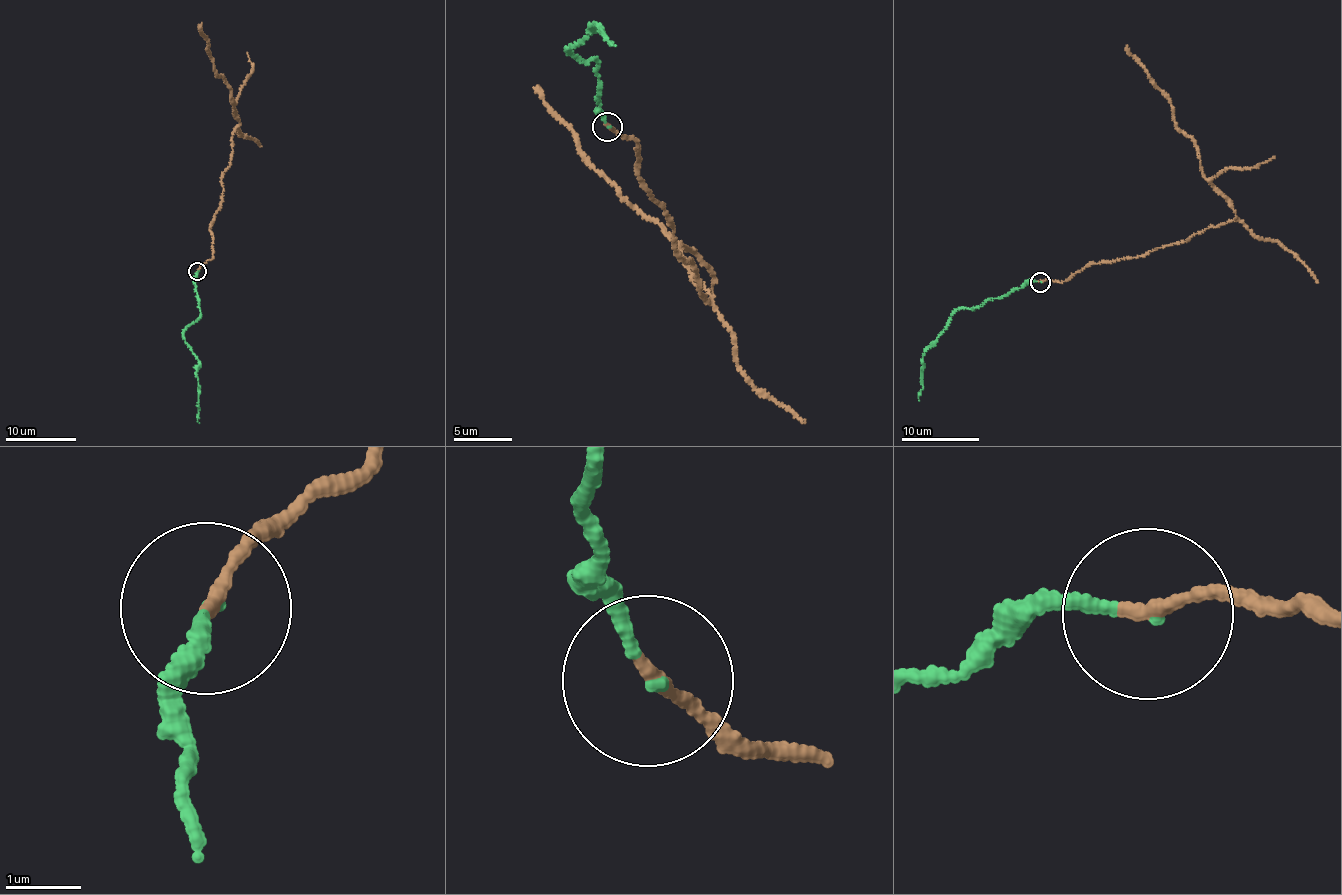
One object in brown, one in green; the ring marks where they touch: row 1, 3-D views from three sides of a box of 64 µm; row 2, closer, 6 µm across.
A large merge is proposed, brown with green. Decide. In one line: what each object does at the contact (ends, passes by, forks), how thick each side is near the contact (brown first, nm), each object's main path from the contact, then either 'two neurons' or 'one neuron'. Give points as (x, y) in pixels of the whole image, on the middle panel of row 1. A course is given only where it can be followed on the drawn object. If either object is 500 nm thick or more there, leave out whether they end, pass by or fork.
brown ends there; green ends there; 180 nm thick on the brown side, 120 nm on the other; brown runs (608, 127), (638, 142), (641, 186), (664, 209), (700, 295), (712, 297), (672, 239), (588, 160), (538, 86); green runs (608, 127), (598, 109), (598, 62), (568, 51), (572, 45), (592, 31), (595, 24), (615, 45); one neuron

